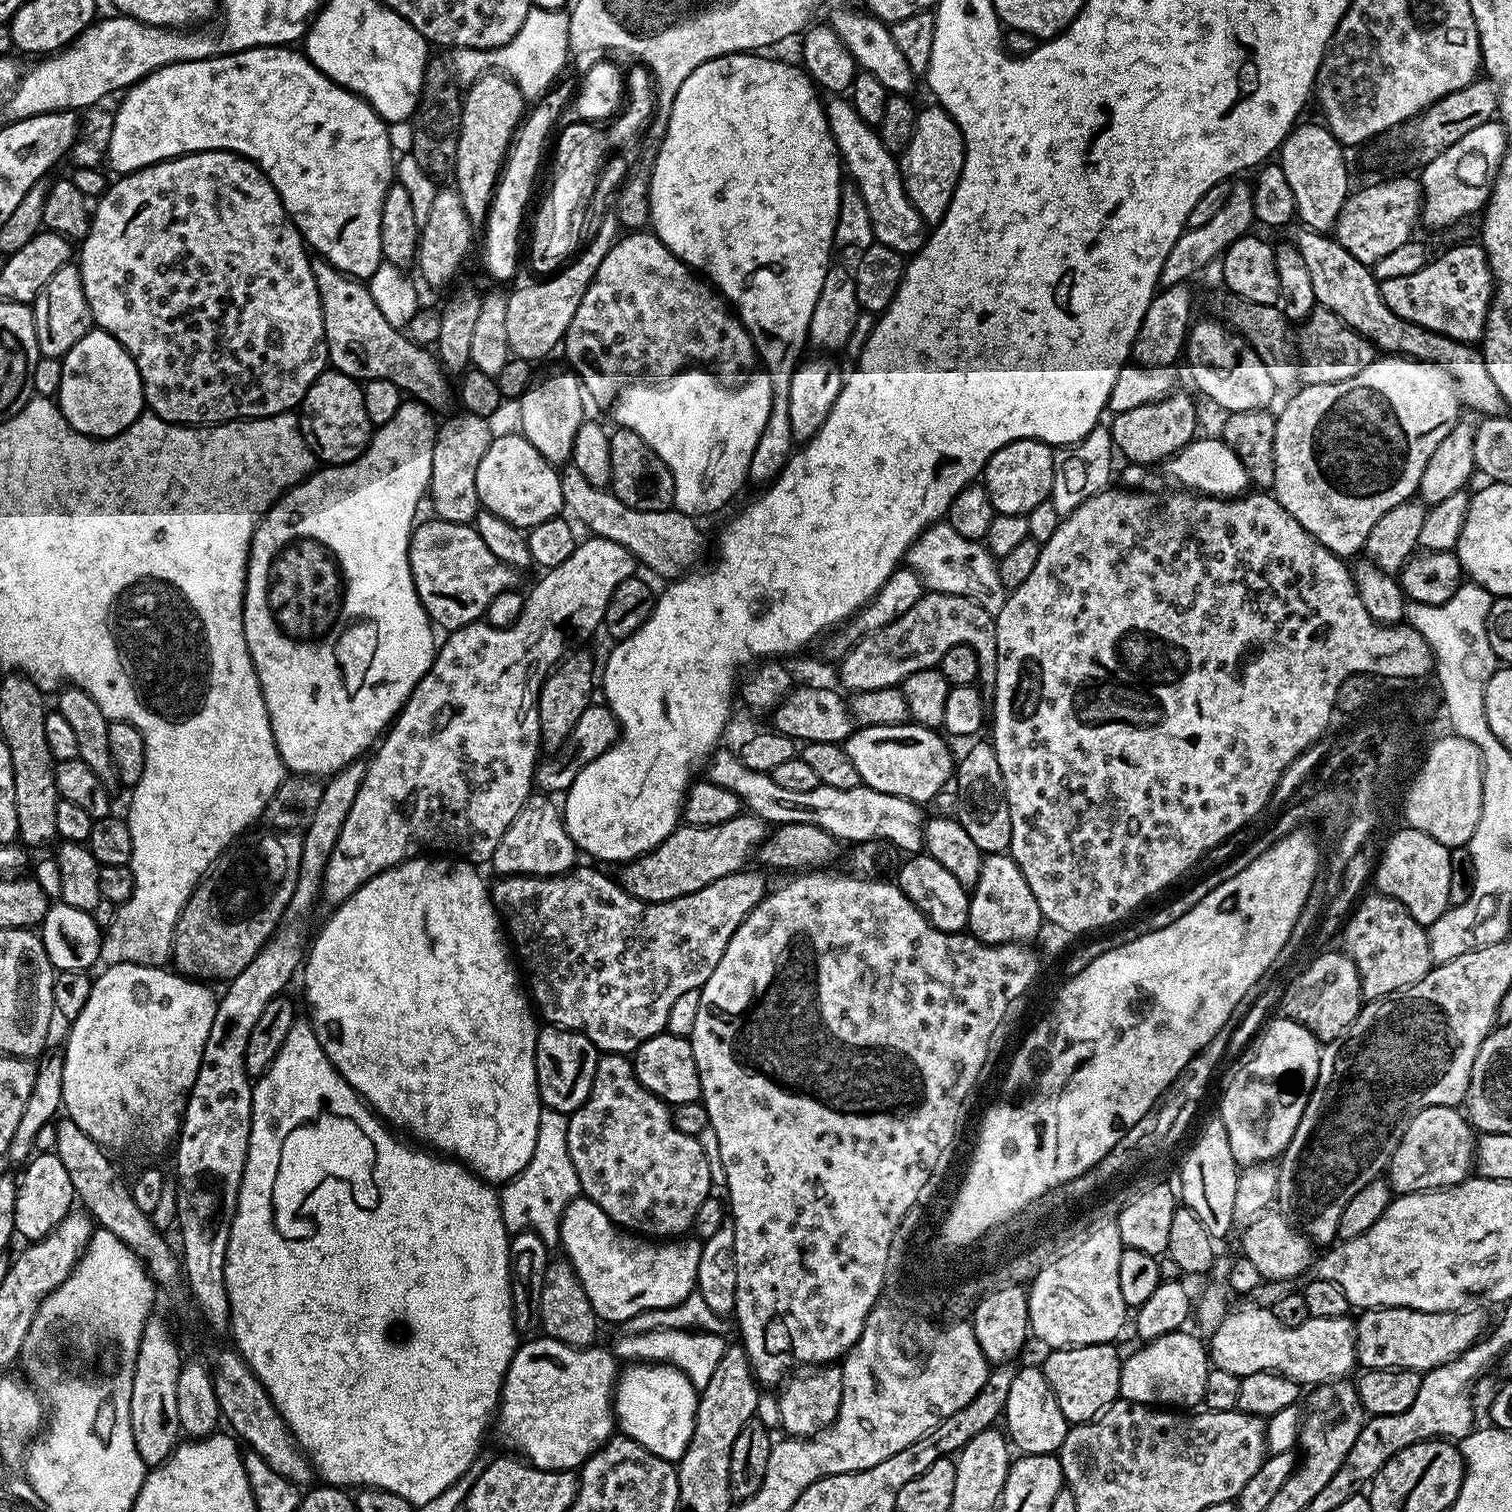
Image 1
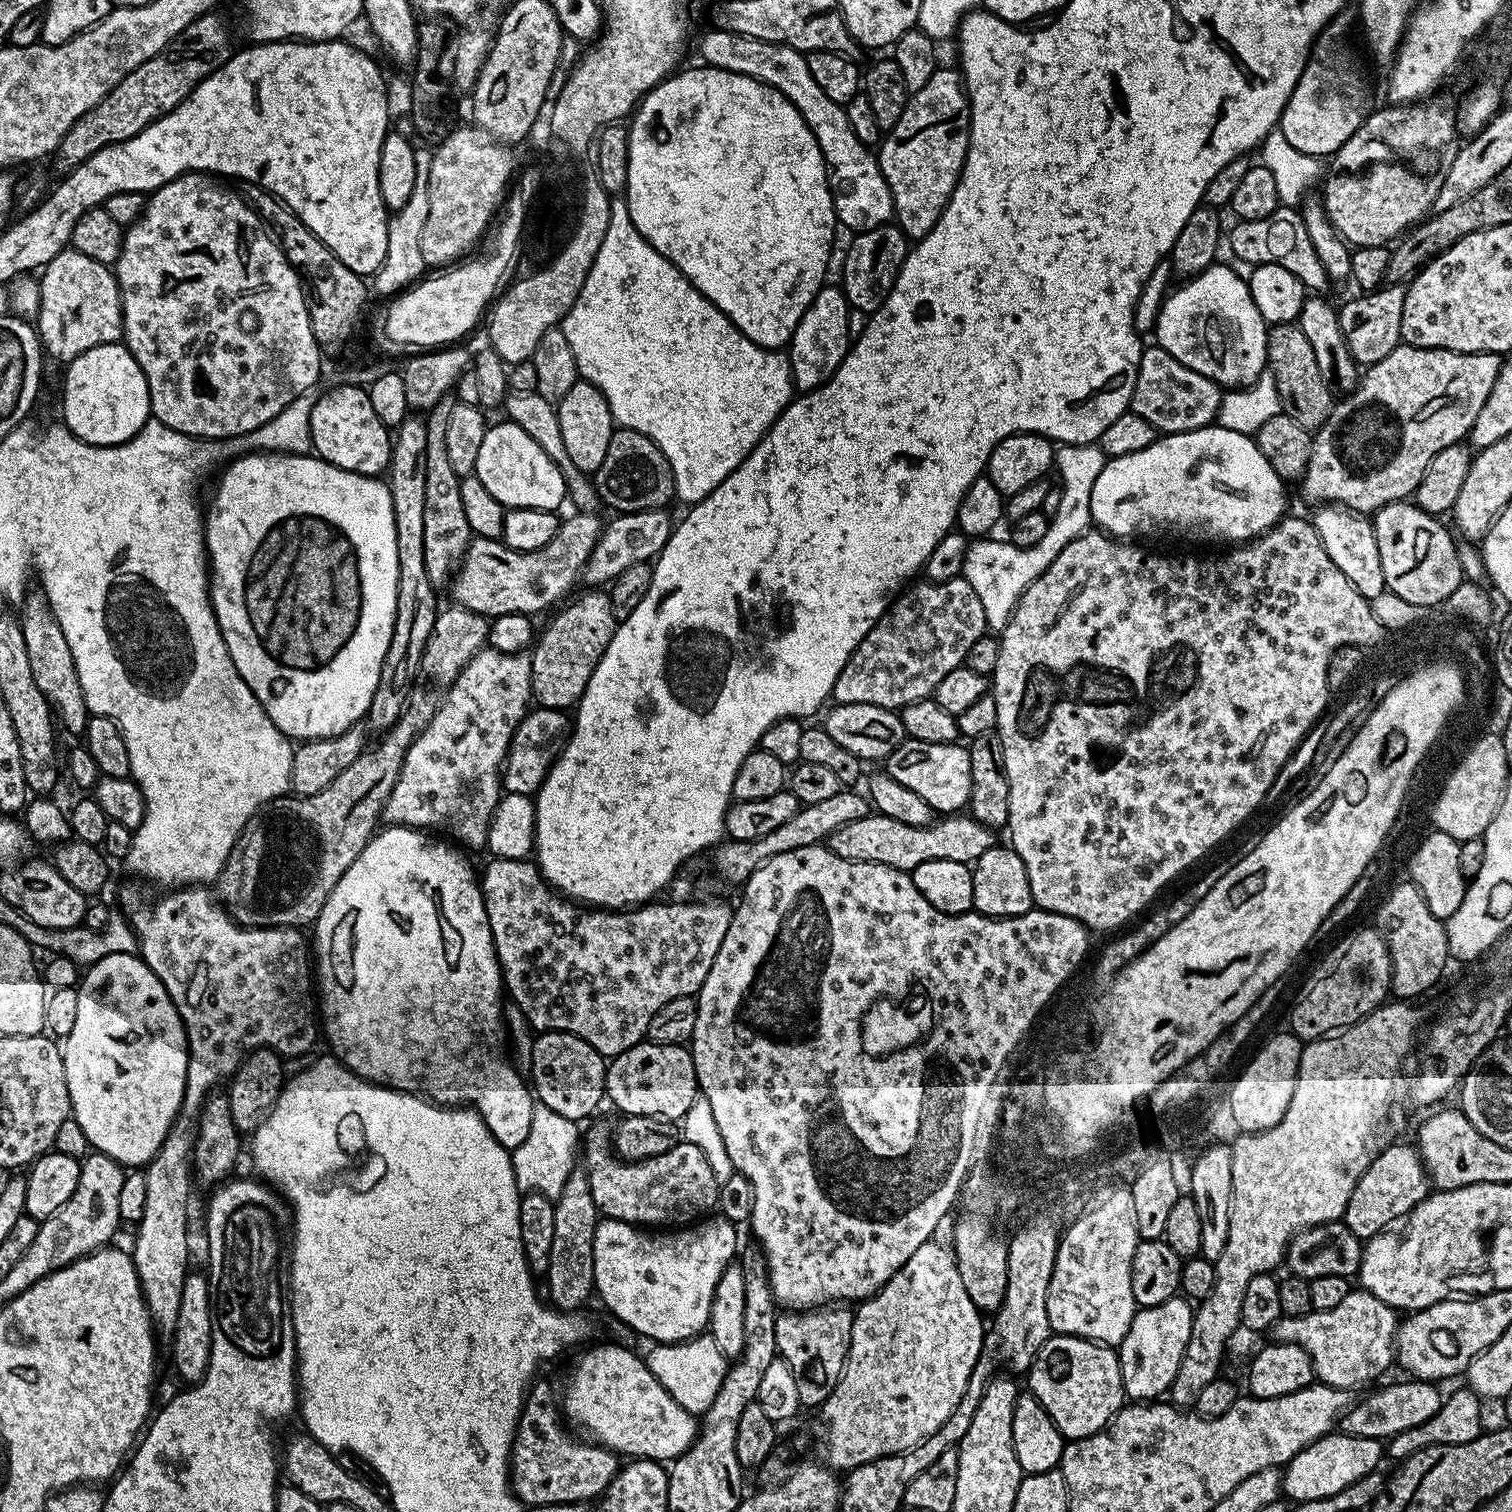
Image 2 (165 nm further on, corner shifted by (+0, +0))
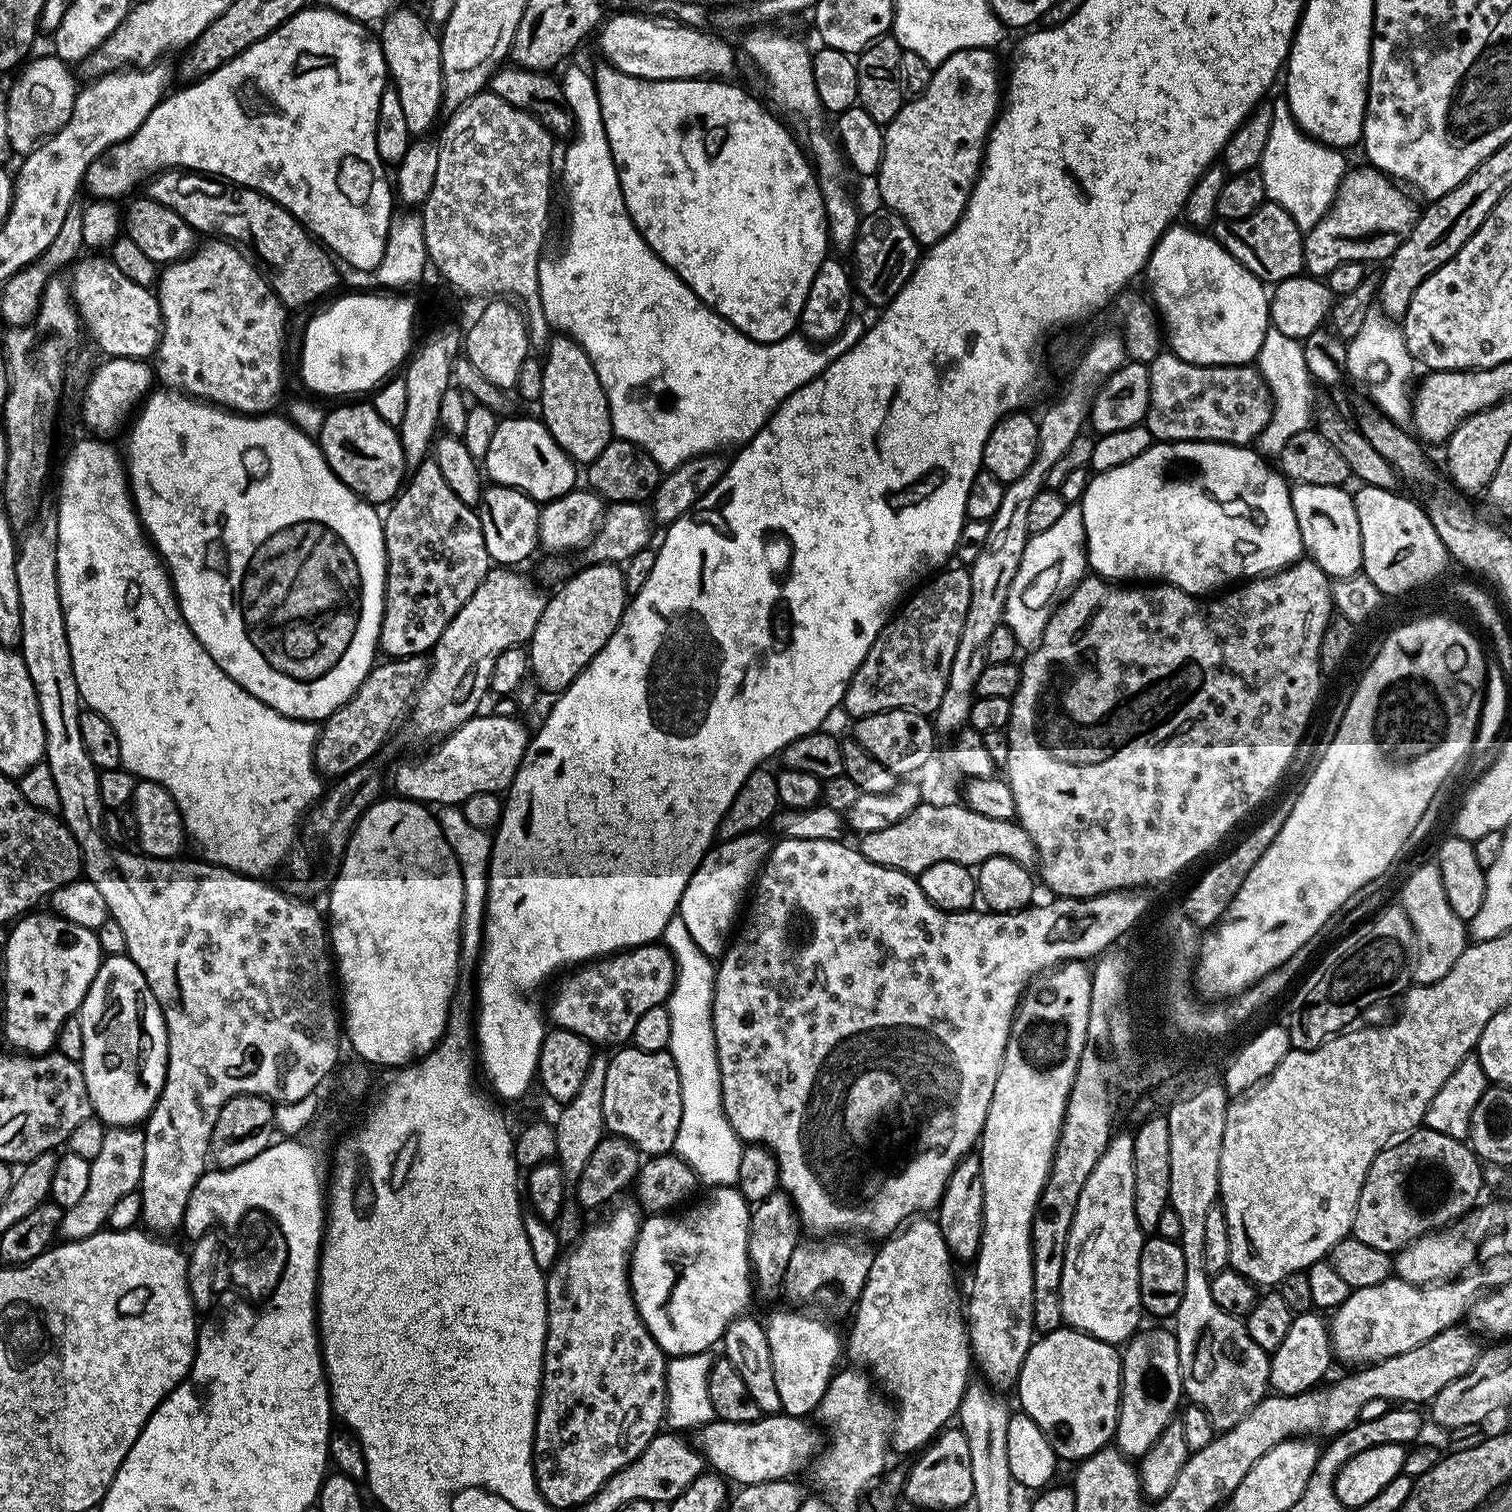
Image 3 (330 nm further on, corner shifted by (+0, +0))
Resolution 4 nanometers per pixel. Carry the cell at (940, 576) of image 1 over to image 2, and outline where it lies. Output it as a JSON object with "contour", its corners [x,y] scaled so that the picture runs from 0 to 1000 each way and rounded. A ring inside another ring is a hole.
{"contour":[[[724,293],[721,294],[705,294],[702,298],[699,298],[697,302],[697,310],[700,313],[701,312],[701,317],[700,321],[703,324],[702,333],[700,333],[700,337],[694,343],[694,352],[692,356],[689,356],[689,358],[687,358],[687,361],[683,362],[674,362],[669,358],[663,358],[656,357],[659,356],[646,356],[642,358],[638,367],[637,382],[644,389],[645,393],[647,393],[647,397],[652,406],[652,413],[657,419],[661,419],[664,417],[667,410],[669,408],[669,404],[672,402],[672,399],[676,396],[676,393],[681,388],[681,385],[684,385],[684,382],[687,382],[692,377],[692,374],[694,374],[694,372],[700,367],[703,362],[706,360],[706,358],[710,354],[709,349],[712,347],[711,351],[712,353],[720,351],[722,347],[722,338],[721,337],[721,327],[726,325],[728,314],[731,306],[730,298]]]}

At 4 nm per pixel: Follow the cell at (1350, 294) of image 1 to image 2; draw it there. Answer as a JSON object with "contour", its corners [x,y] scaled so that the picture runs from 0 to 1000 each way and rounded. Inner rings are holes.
{"contour":[[[847,136],[843,139],[843,142],[840,142],[834,146],[820,146],[815,151],[815,154],[812,154],[811,161],[815,163],[815,167],[825,176],[830,176],[831,175],[842,175],[843,176],[851,176],[851,179],[853,179],[853,181],[856,181],[861,187],[863,191],[867,192],[868,194],[873,194],[875,190],[880,188],[878,179],[874,176],[874,173],[872,173],[872,168],[869,168],[869,160],[866,160],[866,155],[864,155],[864,149],[862,149],[862,142],[856,137]]]}

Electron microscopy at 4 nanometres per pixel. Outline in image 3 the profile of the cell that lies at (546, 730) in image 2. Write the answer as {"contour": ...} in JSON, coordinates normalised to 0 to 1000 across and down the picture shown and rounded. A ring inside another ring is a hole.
{"contour":[[[315,472],[312,474],[311,476],[308,478],[306,480],[303,480],[300,483],[298,486],[293,487],[288,493],[288,495],[286,497],[283,497],[281,499],[278,503],[267,503],[265,506],[263,507],[262,509],[259,511],[259,519],[262,521],[261,526],[263,527],[269,528],[269,529],[274,529],[281,533],[286,533],[286,532],[288,532],[288,533],[304,533],[307,531],[308,529],[311,528],[312,526],[315,526],[317,524],[326,524],[326,524],[333,524],[335,521],[337,521],[340,517],[340,515],[343,512],[343,509],[345,507],[345,501],[348,499],[348,496],[349,495],[349,490],[351,489],[351,484],[349,484],[347,482],[347,479],[344,476],[341,476],[339,474],[320,474],[321,472]]]}

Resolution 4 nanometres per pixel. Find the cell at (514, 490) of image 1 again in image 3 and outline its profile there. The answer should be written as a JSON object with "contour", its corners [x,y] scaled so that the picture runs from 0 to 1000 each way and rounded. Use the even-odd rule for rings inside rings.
{"contour":[[[339,274],[330,278],[324,292],[323,297],[319,304],[319,310],[325,320],[342,323],[351,331],[362,332],[369,328],[374,328],[382,322],[382,308],[366,292],[362,282],[356,277],[349,278],[347,275]]]}

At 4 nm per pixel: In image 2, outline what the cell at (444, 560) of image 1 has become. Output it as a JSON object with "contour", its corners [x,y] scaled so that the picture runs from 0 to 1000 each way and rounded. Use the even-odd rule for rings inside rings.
{"contour":[[[382,338],[379,341],[374,343],[366,356],[356,364],[341,365],[331,357],[313,356],[299,382],[298,392],[302,396],[300,397],[304,401],[323,409],[332,406],[352,407],[359,402],[370,400],[381,384],[382,386],[384,383],[398,351],[398,344],[394,338]]]}

